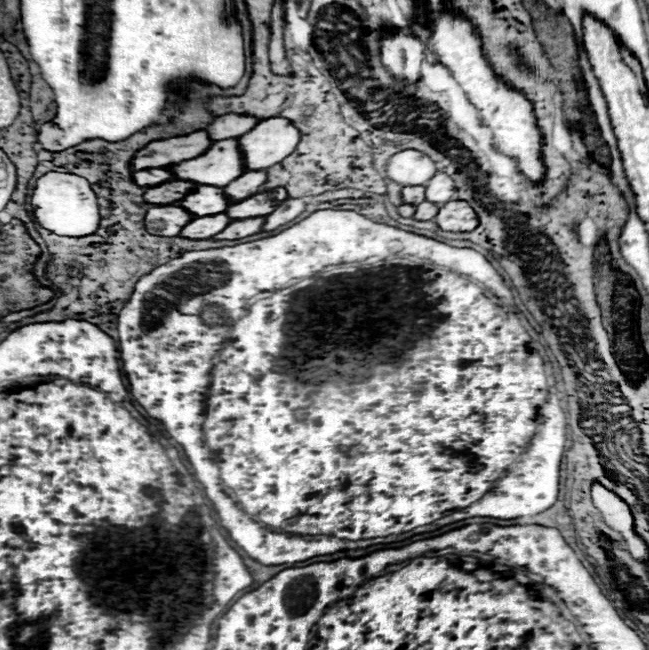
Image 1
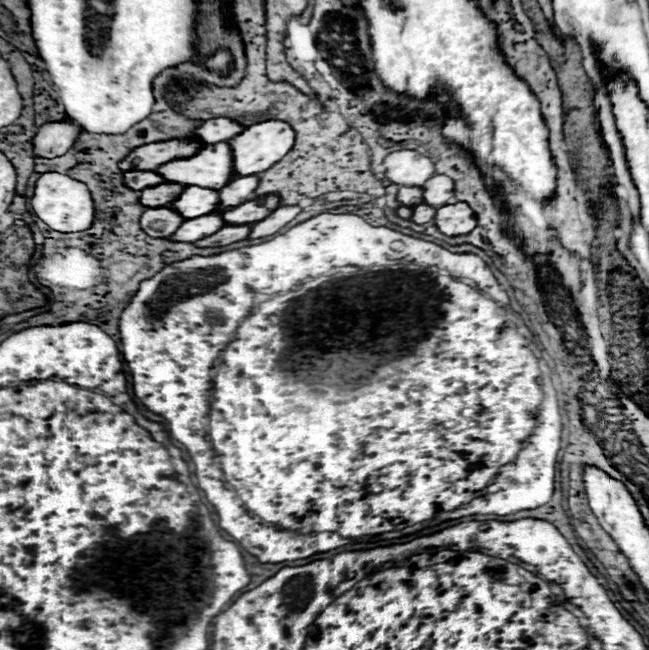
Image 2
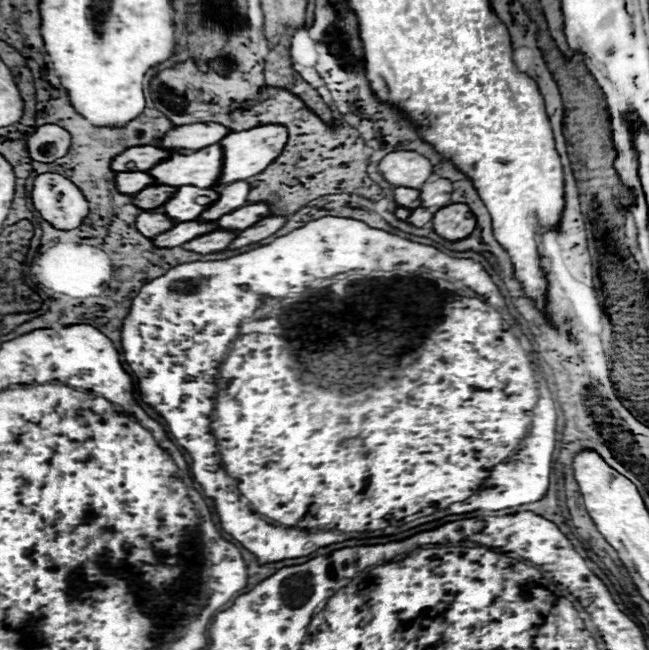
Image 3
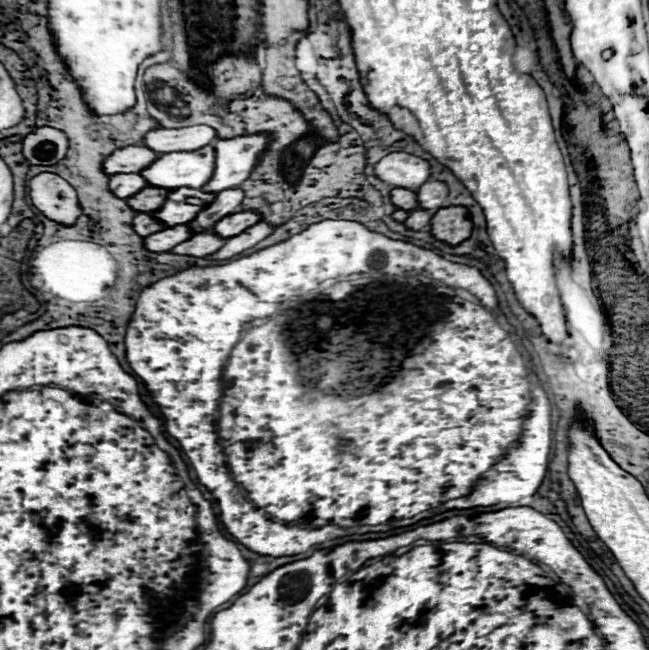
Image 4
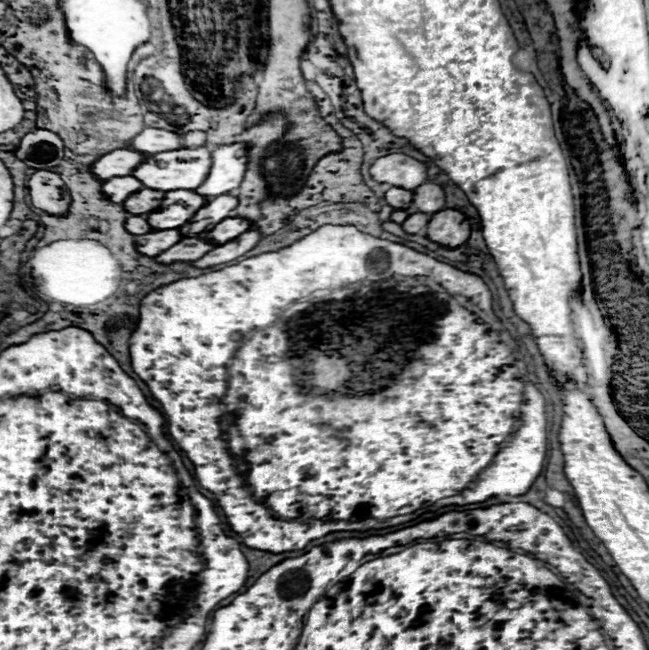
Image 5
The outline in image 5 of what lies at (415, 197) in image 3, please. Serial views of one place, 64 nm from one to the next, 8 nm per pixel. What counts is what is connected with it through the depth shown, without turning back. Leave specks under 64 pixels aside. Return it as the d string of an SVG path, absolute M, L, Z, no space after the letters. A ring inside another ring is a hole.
M390 188L386 192L386 202L392 206L392 208L400 208L400 210L408 210L410 204L412 204L412 192L410 190L404 190L404 188Z

